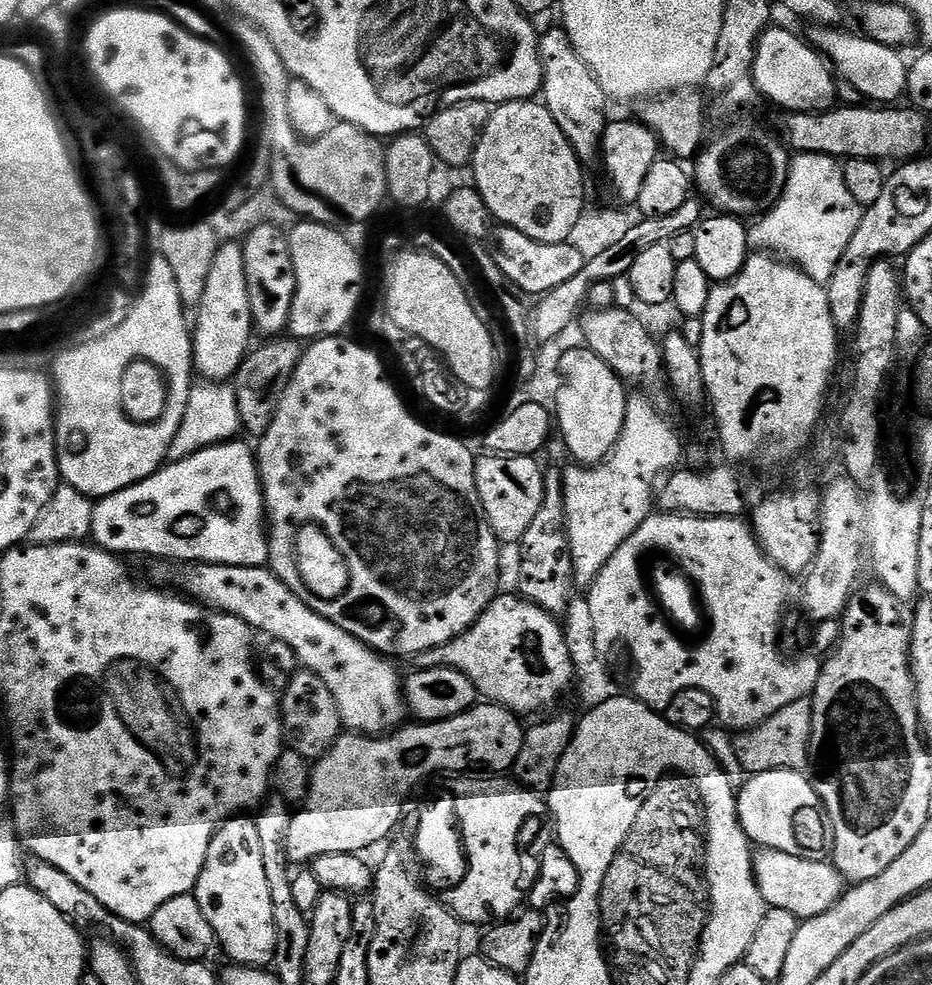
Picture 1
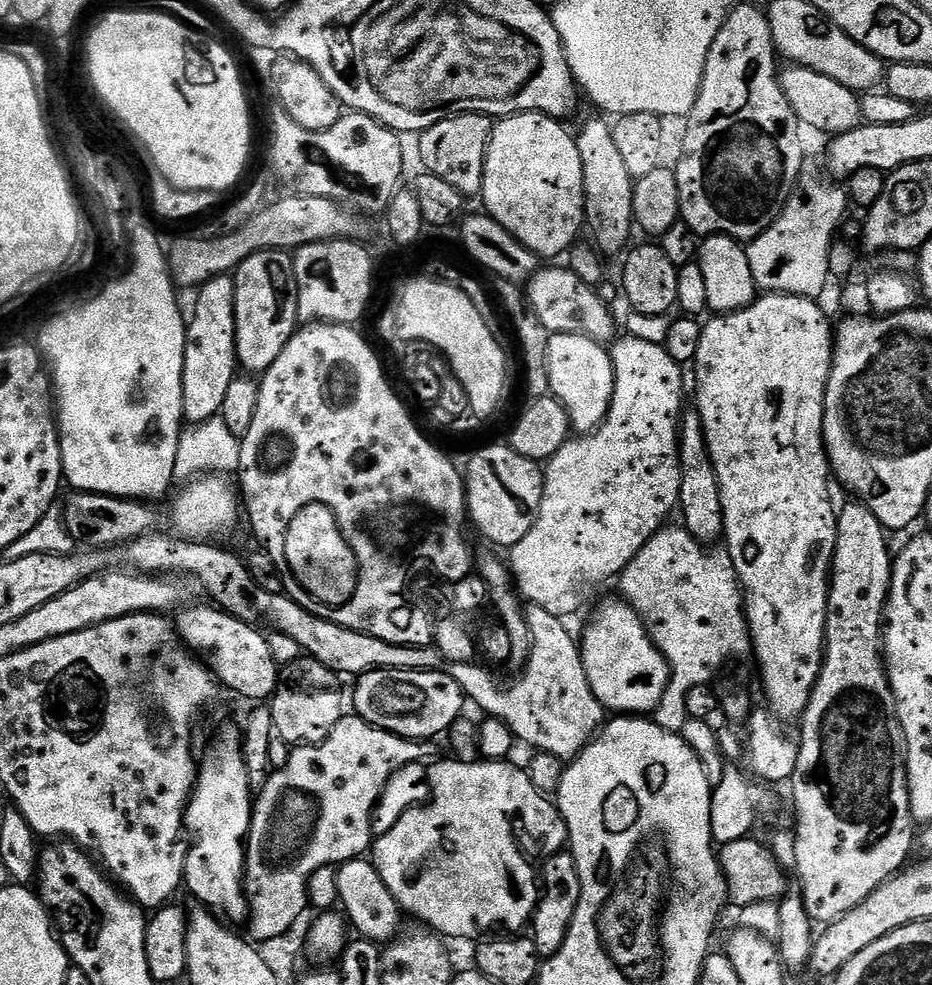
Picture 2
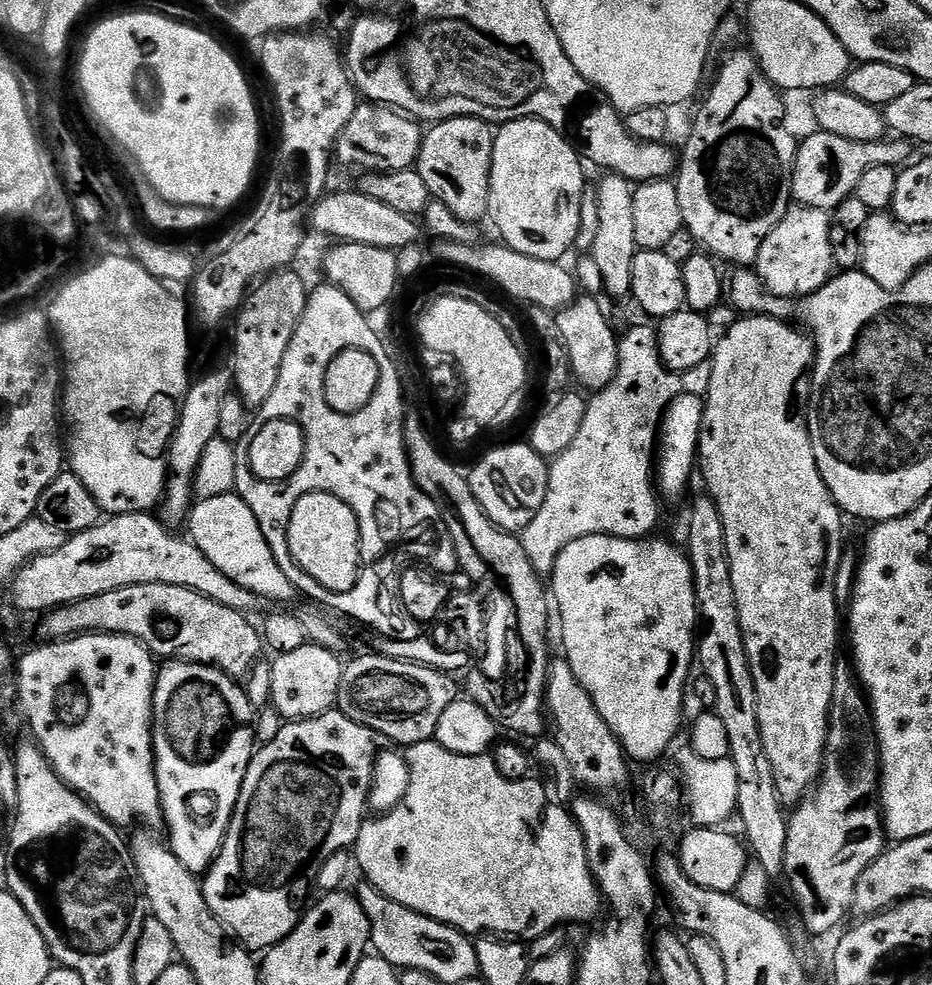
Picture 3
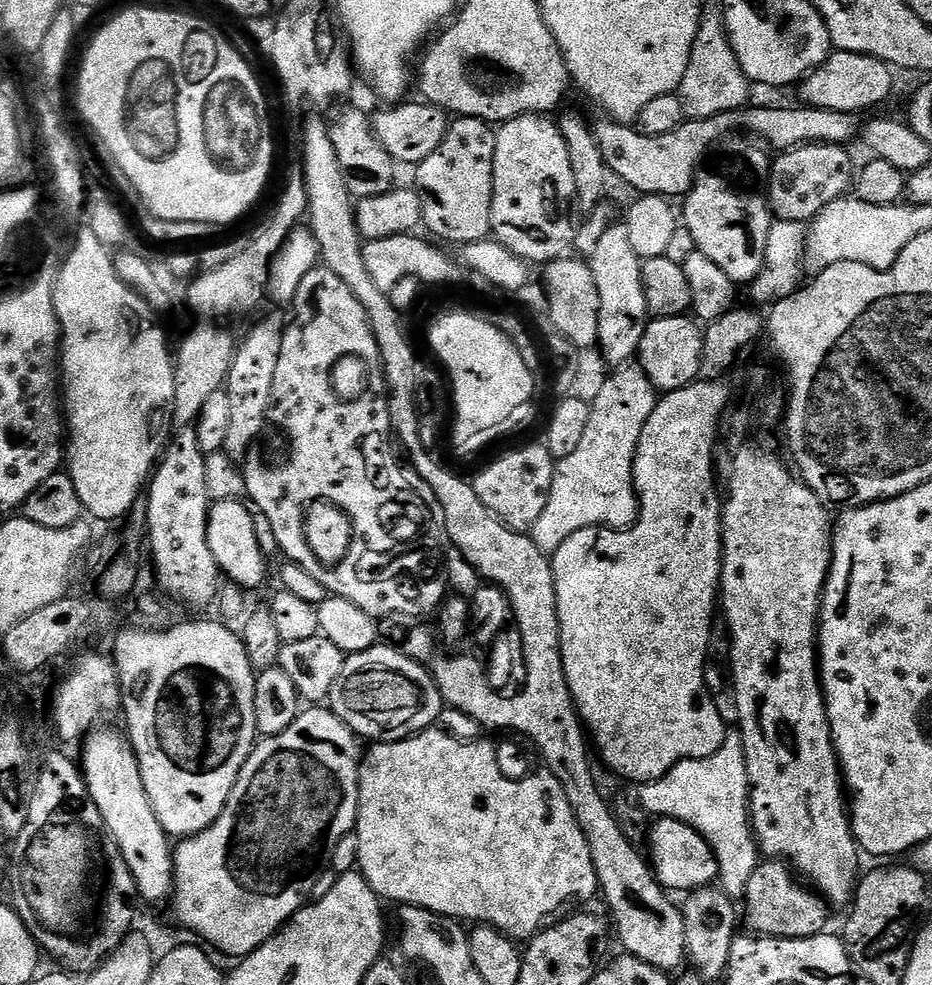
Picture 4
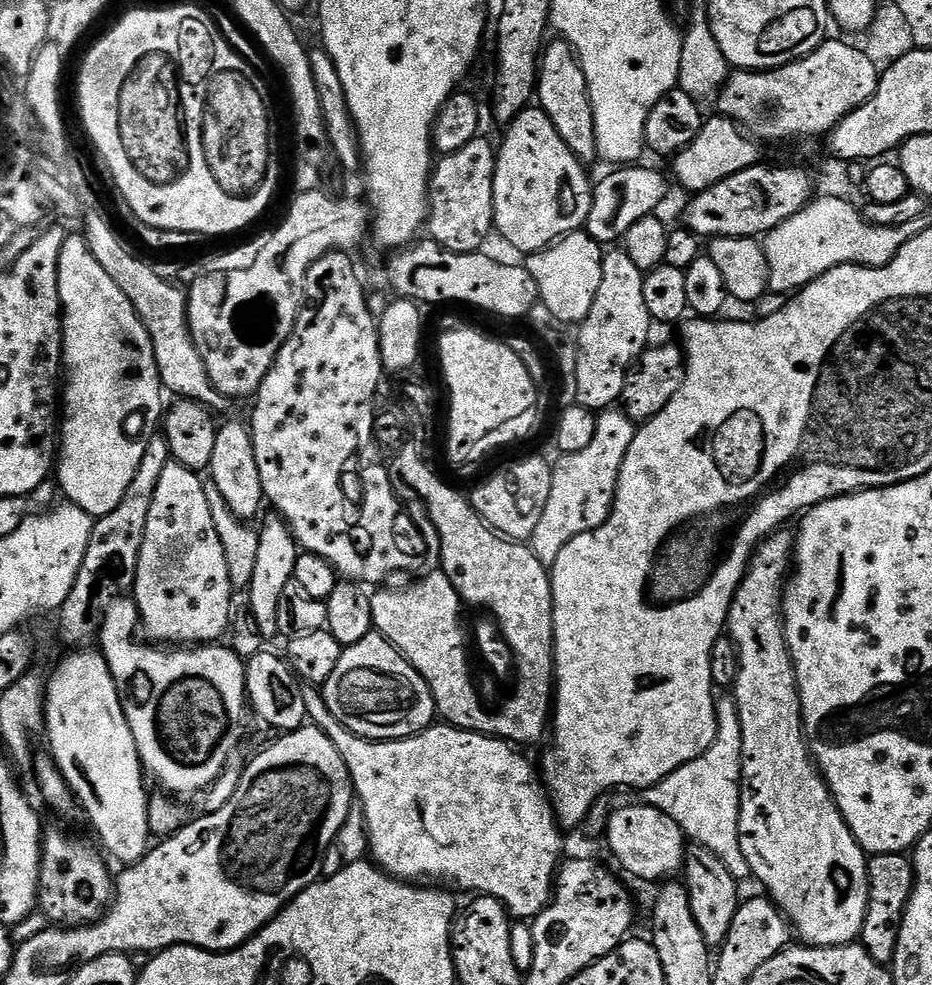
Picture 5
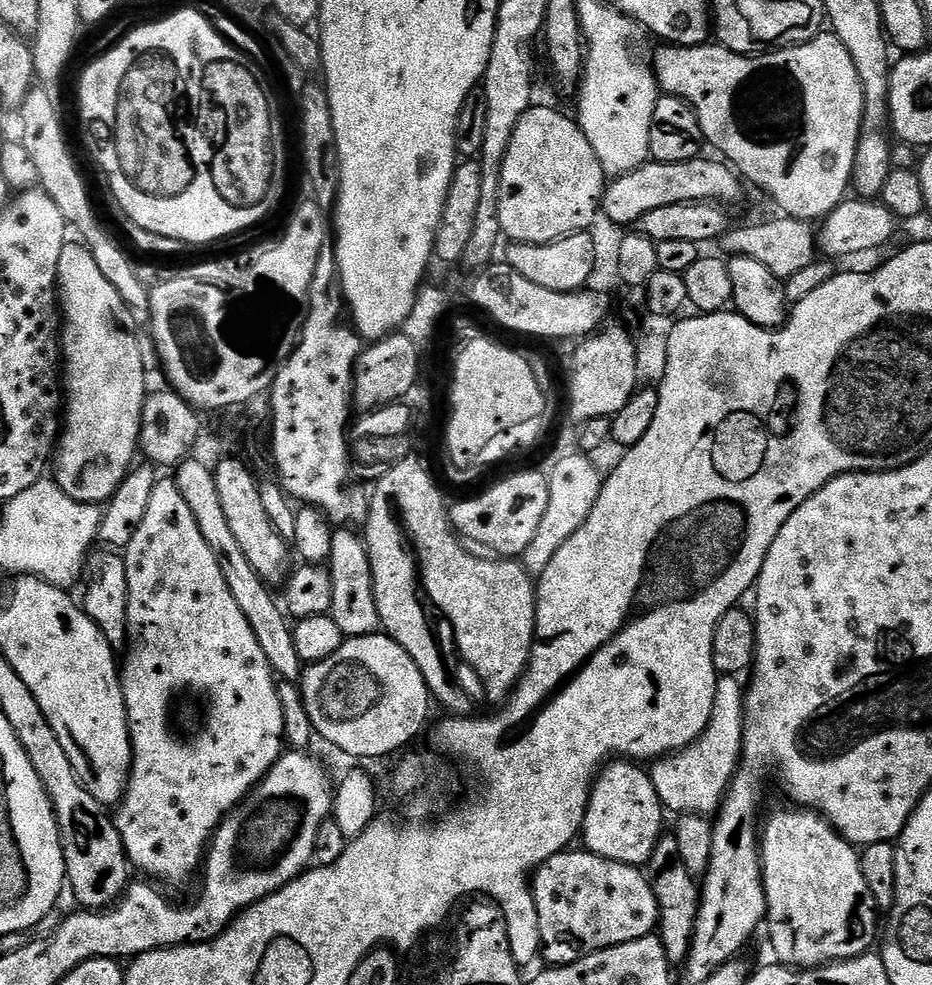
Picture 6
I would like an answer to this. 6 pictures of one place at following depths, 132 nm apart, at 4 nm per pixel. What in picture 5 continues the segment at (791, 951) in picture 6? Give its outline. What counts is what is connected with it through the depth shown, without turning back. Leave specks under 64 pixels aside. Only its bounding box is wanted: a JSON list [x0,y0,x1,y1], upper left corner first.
[726,530,869,948]

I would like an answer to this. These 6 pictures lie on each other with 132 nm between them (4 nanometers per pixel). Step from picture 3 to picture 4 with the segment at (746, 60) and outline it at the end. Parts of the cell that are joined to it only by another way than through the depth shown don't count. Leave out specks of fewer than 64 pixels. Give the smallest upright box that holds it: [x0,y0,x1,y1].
[682,134,774,286]

